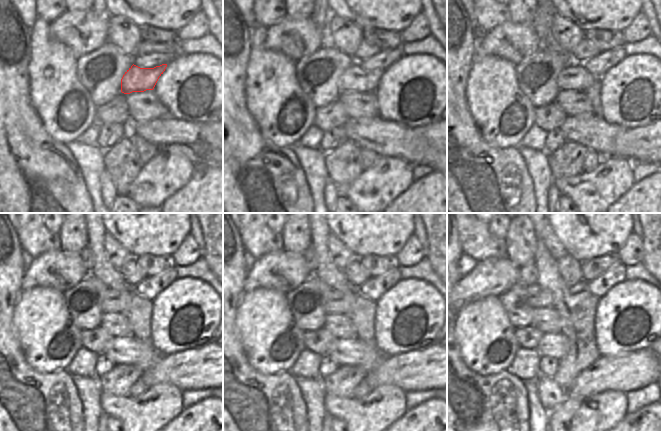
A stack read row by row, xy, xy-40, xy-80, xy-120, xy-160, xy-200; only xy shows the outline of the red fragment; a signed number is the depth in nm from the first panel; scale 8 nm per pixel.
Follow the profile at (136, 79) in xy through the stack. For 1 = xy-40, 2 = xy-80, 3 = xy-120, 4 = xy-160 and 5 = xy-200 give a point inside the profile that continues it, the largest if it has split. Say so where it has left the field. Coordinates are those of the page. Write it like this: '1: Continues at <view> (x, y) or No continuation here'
1: Continues at xy-40 (355, 79)
2: Continues at xy-80 (574, 76)
3: Continues at xy-120 (117, 301)
4: Continues at xy-160 (336, 302)
5: Continues at xy-200 (537, 297)

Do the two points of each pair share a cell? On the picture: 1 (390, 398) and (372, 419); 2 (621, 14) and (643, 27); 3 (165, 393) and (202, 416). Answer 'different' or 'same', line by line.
1: same
2: different
3: different

